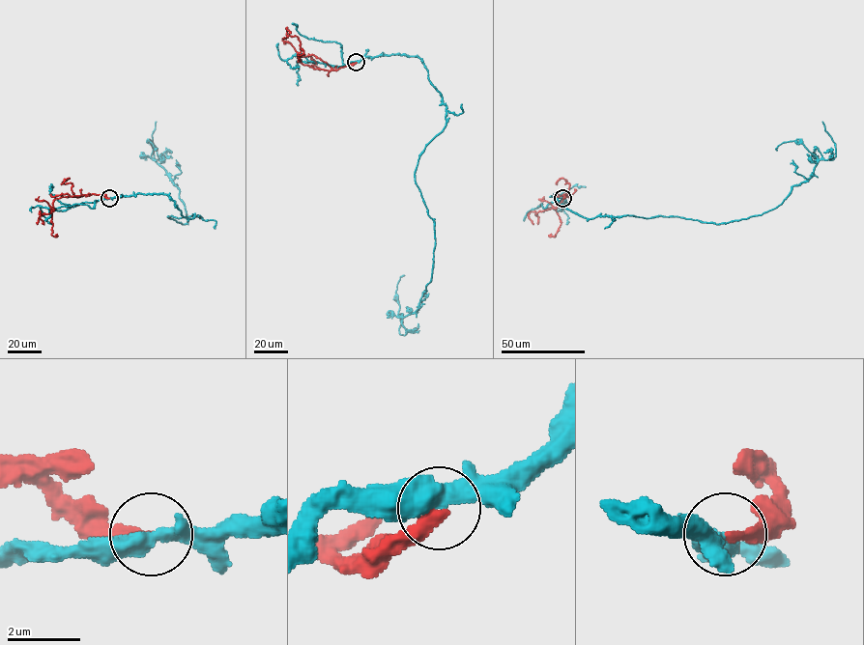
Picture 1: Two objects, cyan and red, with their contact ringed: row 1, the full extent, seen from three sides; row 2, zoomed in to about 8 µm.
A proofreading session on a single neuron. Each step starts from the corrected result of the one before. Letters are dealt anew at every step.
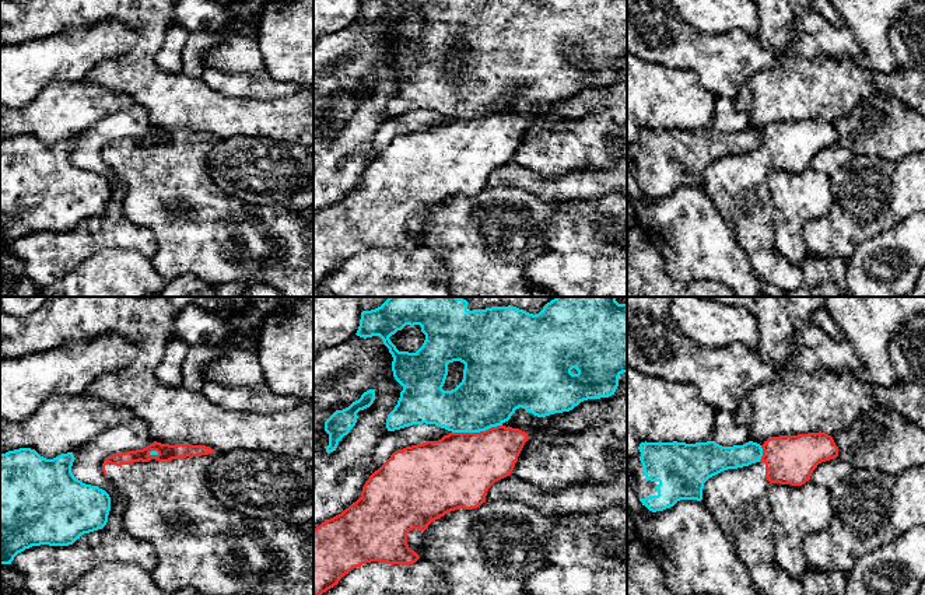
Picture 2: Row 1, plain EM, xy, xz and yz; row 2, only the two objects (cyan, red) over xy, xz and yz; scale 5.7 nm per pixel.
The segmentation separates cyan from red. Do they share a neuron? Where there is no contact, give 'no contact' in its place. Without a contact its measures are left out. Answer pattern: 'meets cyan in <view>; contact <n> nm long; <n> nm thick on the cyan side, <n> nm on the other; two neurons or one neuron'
meets cyan in xz; contact 300 nm long; 360 nm thick on the cyan side, 400 nm on the other; two neurons

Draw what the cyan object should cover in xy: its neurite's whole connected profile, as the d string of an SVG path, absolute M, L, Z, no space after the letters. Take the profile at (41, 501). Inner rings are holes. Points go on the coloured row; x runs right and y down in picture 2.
M20 448L0 454L0 564L11 564L14 557L32 546L69 546L81 535L102 529L111 511L109 494L98 486L76 479L71 466L73 452L53 459L41 456L35 449Z

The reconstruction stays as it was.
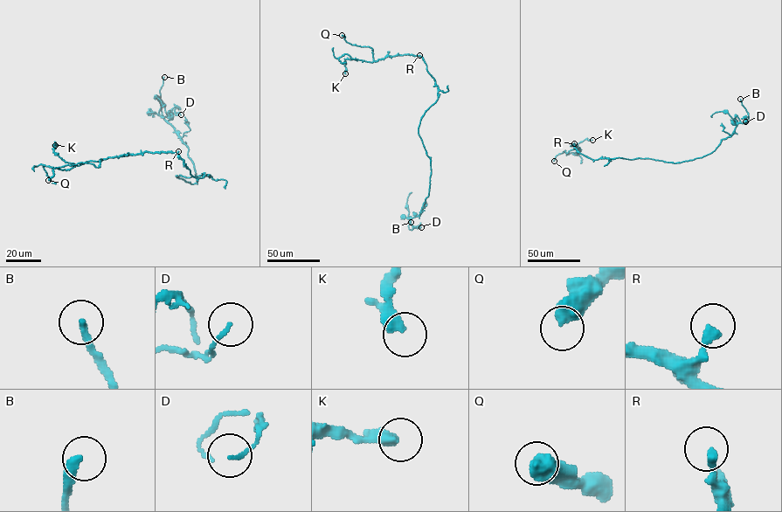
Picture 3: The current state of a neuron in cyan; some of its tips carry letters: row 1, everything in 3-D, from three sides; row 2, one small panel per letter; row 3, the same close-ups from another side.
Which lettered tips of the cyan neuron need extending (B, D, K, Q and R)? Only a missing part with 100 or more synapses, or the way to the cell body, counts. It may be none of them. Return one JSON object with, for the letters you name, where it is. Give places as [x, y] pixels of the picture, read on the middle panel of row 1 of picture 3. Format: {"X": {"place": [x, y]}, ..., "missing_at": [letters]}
{"B": {"place": [411, 222]}, "missing_at": ["B"]}

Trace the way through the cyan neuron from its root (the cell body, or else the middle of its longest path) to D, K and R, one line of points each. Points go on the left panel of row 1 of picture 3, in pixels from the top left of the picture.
D: (189, 177), (176, 176), (193, 183), (197, 179), (188, 148), (162, 117), (175, 106), (175, 111), (181, 114)
K: (189, 177), (209, 175), (193, 176), (174, 153), (143, 152), (75, 165), (57, 155), (55, 145)
R: (189, 177), (209, 175), (193, 176), (177, 154), (178, 151)

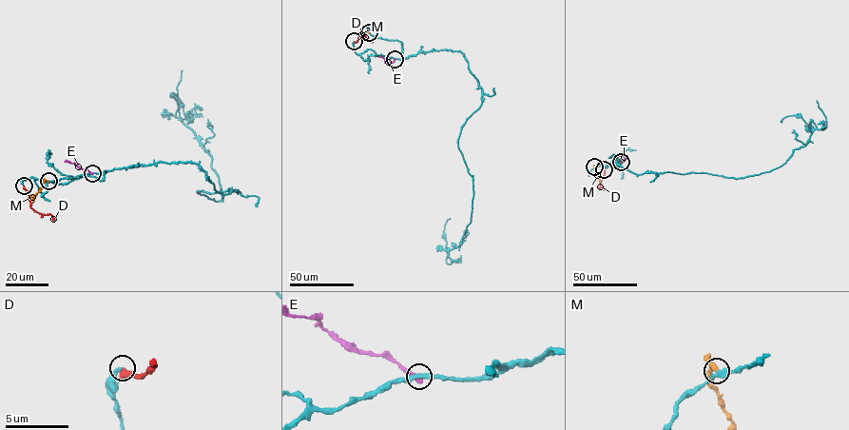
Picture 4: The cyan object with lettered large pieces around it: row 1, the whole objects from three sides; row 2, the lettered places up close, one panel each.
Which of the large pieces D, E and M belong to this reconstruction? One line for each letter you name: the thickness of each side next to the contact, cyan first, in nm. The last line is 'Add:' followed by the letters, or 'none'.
D: calibres 240 and 280 nm
Add: D

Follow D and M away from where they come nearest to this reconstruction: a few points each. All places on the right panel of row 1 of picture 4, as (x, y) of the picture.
D: (604, 169), (600, 185), (604, 190)
M: (594, 166), (602, 182)

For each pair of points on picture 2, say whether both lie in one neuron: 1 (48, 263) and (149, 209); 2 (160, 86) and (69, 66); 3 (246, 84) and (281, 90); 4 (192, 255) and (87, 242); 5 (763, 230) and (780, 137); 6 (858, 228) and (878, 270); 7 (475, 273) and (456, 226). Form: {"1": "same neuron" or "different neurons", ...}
{"1": "different neurons", "2": "different neurons", "3": "same neuron", "4": "different neurons", "5": "same neuron", "6": "different neurons", "7": "same neuron"}

